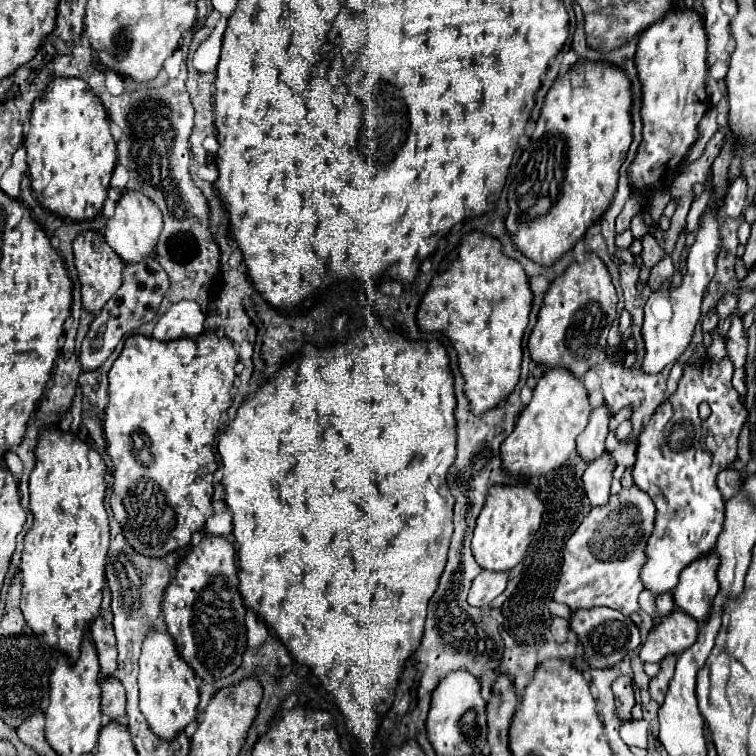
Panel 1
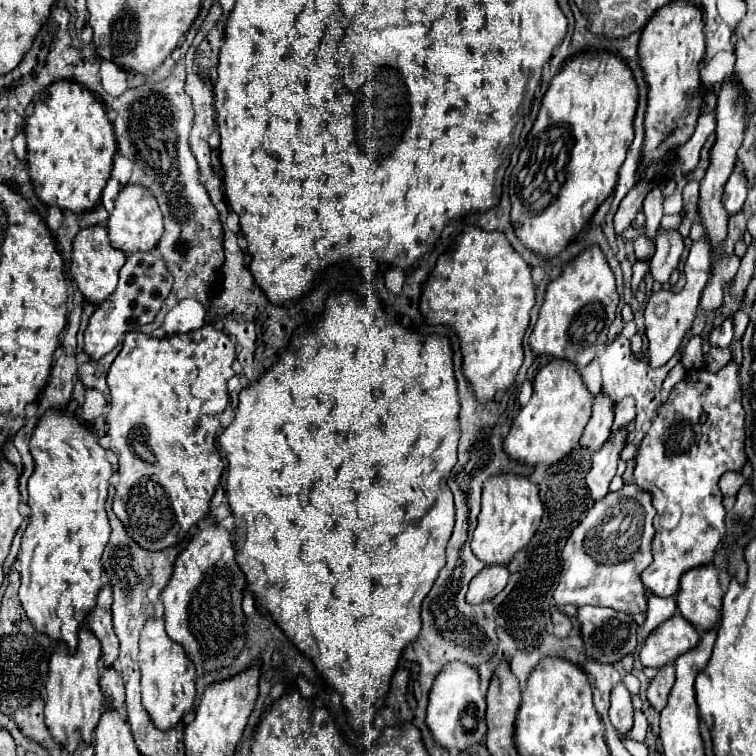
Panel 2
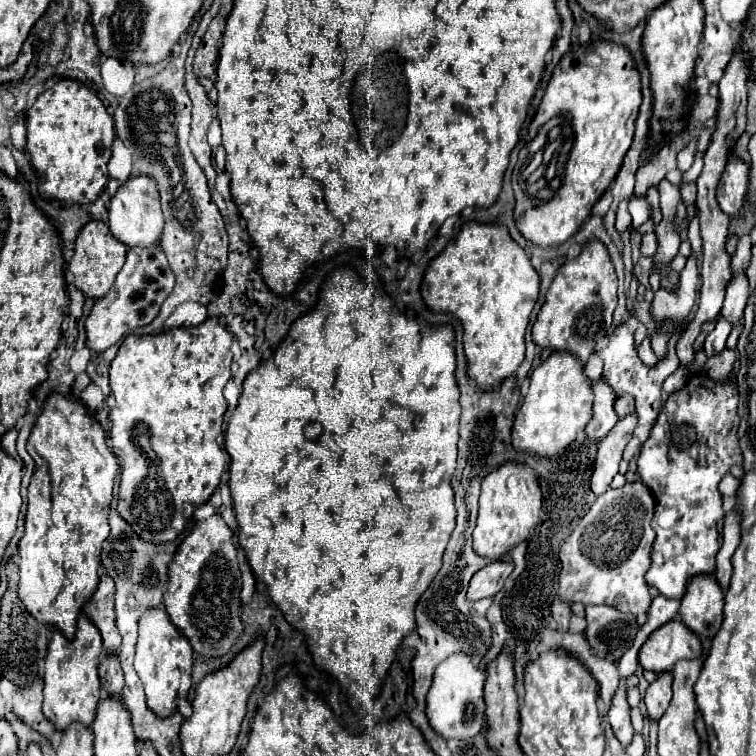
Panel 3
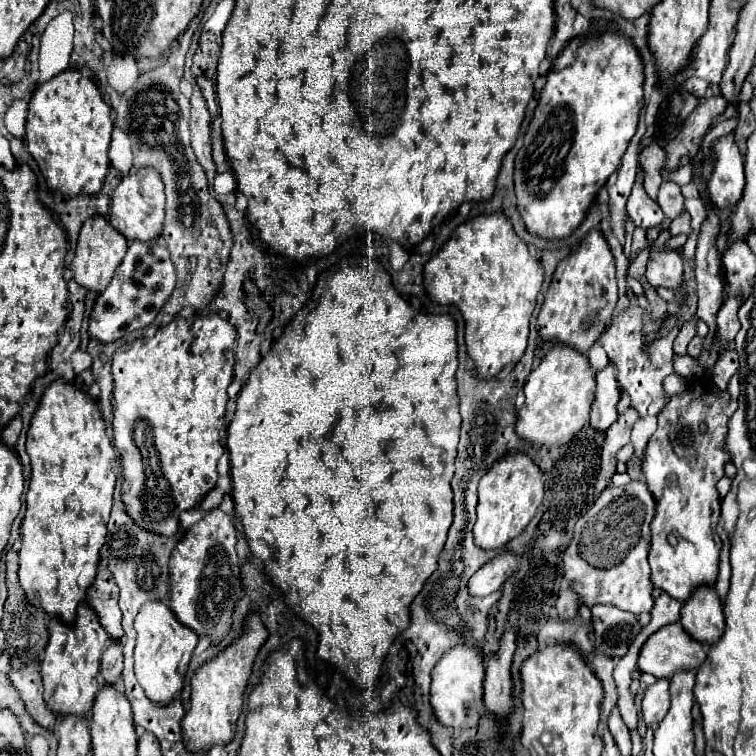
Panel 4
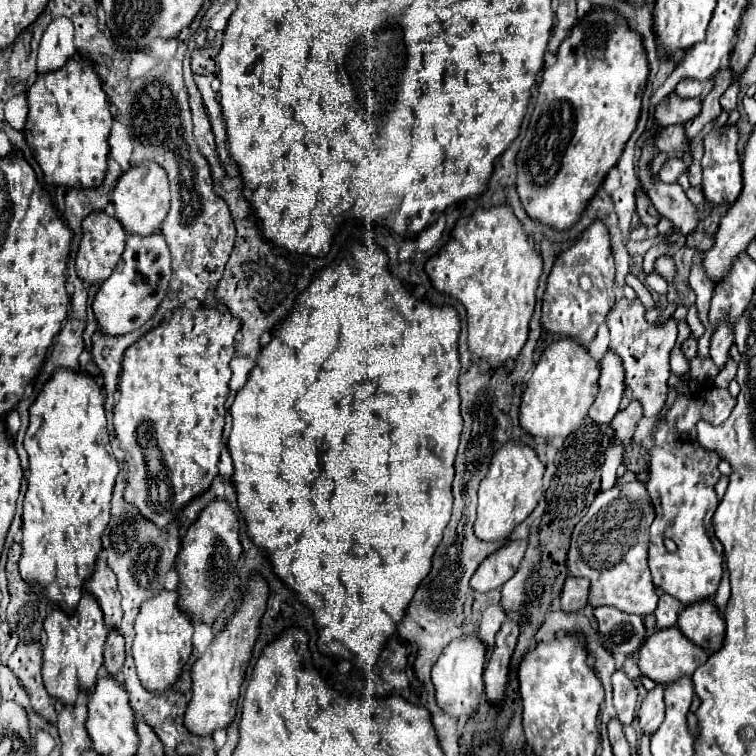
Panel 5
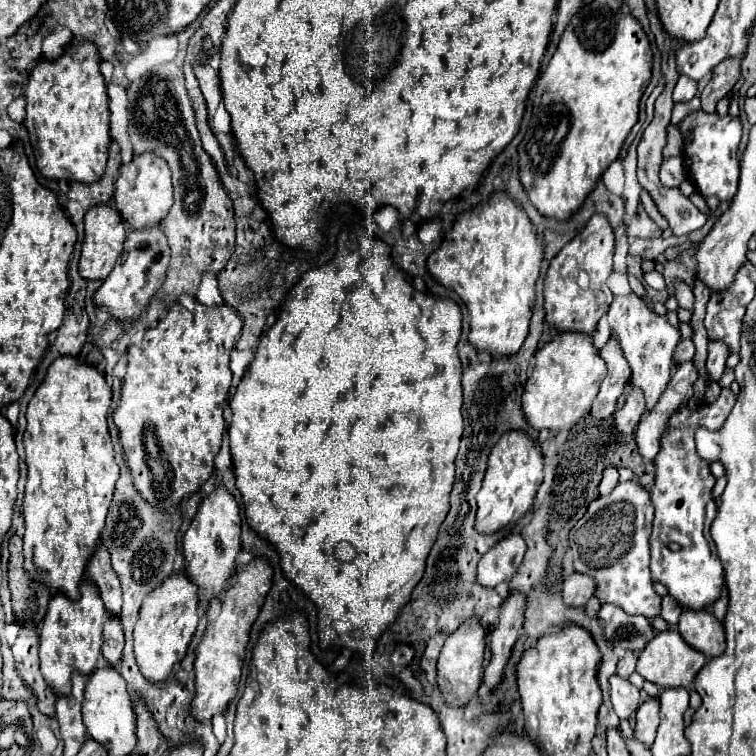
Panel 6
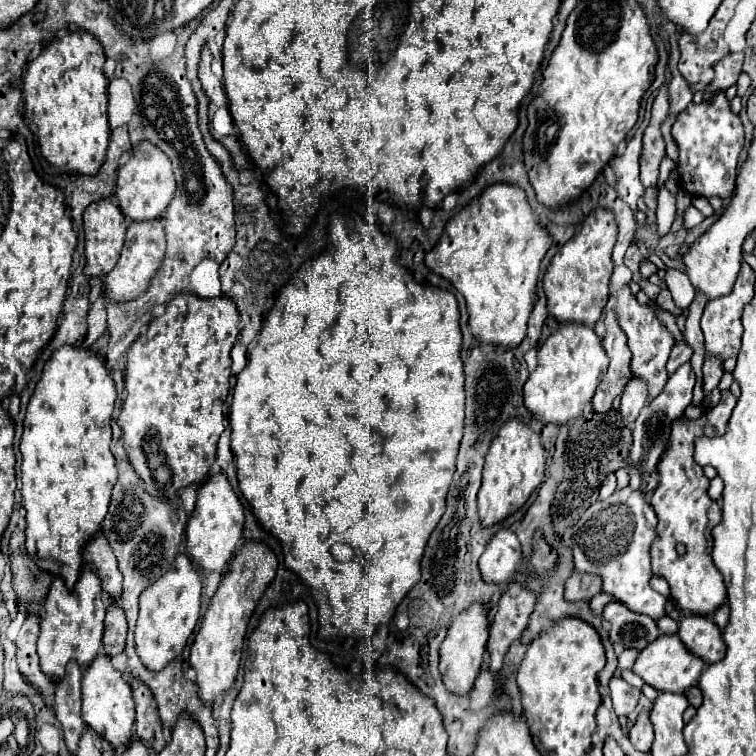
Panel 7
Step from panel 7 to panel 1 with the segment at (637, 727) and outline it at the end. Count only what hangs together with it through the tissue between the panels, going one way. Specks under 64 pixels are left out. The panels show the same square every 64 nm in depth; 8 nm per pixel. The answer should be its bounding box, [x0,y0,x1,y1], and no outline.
[650,656,676,704]

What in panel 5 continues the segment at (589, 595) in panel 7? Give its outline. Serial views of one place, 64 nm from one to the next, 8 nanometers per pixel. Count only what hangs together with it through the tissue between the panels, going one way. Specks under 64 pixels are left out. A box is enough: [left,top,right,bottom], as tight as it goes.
[562,576,590,612]

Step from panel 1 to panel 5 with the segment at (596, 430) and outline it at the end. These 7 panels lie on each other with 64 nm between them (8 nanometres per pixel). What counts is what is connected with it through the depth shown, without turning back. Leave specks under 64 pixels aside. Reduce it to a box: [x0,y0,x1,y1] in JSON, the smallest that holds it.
[590,350,624,424]

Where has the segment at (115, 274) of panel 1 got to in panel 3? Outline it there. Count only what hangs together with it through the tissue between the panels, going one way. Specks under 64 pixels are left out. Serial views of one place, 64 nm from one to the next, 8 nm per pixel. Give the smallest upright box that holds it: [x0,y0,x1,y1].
[68,220,128,298]

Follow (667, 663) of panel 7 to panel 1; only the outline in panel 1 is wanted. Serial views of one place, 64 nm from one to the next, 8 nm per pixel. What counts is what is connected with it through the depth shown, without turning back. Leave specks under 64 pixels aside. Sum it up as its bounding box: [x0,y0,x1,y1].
[640,608,698,663]

